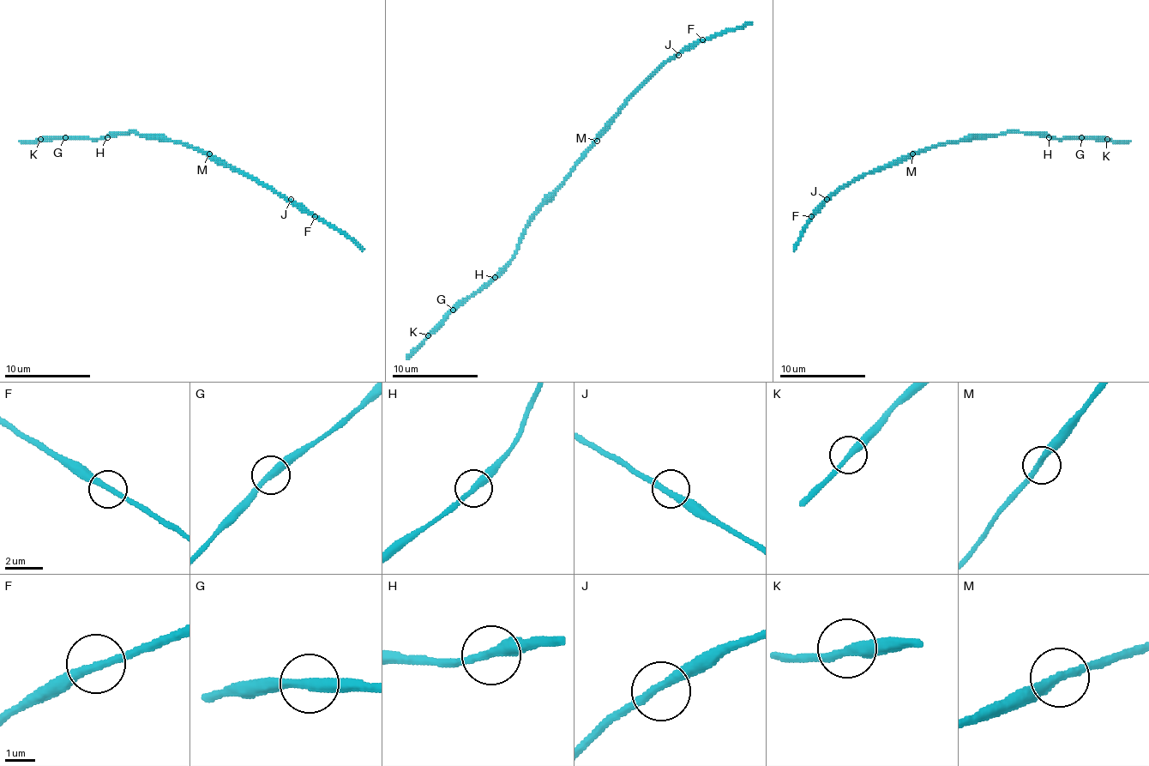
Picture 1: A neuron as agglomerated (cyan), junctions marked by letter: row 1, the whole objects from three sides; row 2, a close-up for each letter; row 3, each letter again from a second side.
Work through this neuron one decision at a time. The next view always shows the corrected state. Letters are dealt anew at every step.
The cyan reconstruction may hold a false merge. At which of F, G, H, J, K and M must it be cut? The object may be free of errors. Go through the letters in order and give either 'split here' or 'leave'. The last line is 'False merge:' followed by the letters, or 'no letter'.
F: leave
G: leave
H: leave
J: leave
K: leave
M: leave
False merge: no letter

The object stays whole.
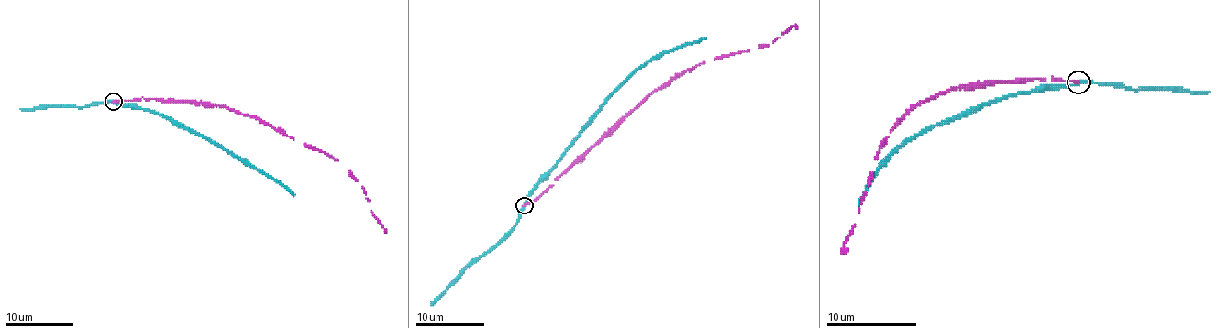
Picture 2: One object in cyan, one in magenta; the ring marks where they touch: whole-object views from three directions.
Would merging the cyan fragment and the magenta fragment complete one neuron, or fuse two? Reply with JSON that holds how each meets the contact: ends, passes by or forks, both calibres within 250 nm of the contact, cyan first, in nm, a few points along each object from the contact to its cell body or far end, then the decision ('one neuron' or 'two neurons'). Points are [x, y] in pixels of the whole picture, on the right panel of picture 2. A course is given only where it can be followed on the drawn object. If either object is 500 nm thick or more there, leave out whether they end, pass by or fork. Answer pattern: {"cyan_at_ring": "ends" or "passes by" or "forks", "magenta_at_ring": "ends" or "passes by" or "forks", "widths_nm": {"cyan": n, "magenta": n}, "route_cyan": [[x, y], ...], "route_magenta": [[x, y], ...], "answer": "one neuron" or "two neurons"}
{"cyan_at_ring": "passes by", "magenta_at_ring": "ends", "widths_nm": {"cyan": 240, "magenta": 200}, "route_cyan": [[1079, 82], [1041, 85], [1023, 93], [996, 98], [913, 136], [875, 172], [858, 203]], "route_magenta": [[1079, 82], [1052, 76], [968, 82], [917, 103], [892, 127], [875, 158], [846, 239], [843, 248], [847, 248]], "answer": "two neurons"}

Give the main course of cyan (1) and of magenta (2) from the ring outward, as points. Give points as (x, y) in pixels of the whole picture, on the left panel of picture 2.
1: (113, 102), (132, 103), (160, 114), (178, 125), (217, 143), (295, 194)
2: (113, 102), (142, 96), (209, 102), (259, 117), (338, 160), (362, 186), (370, 212), (384, 229)

